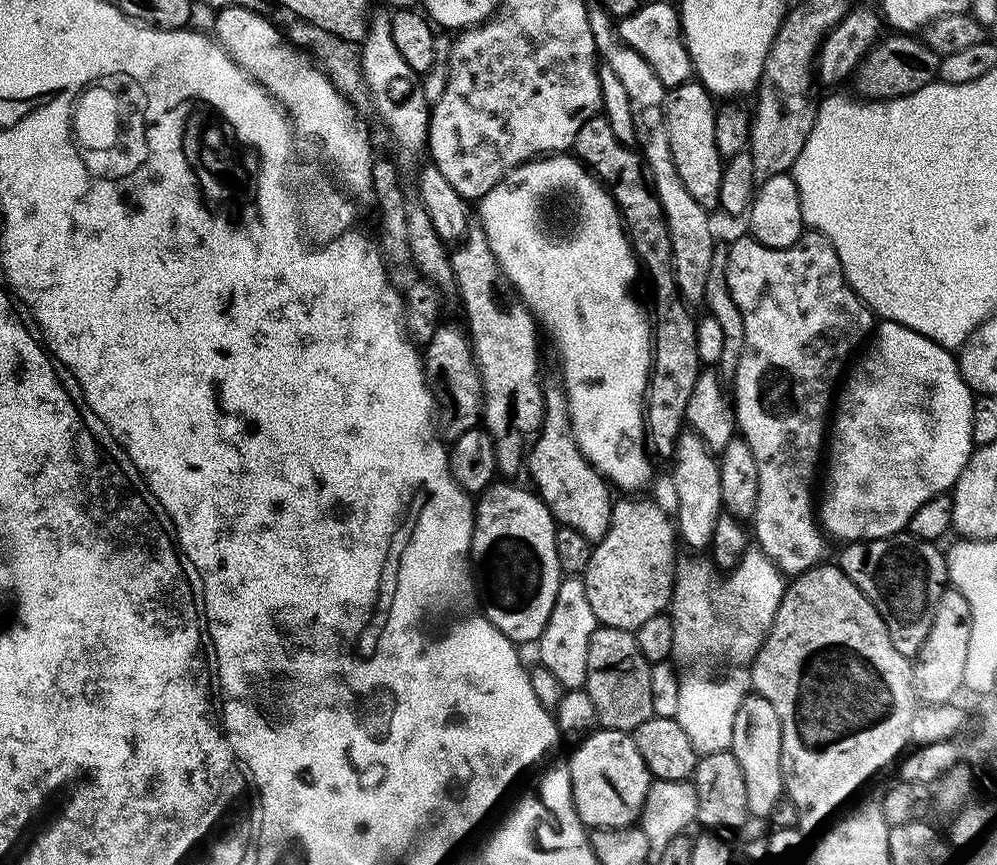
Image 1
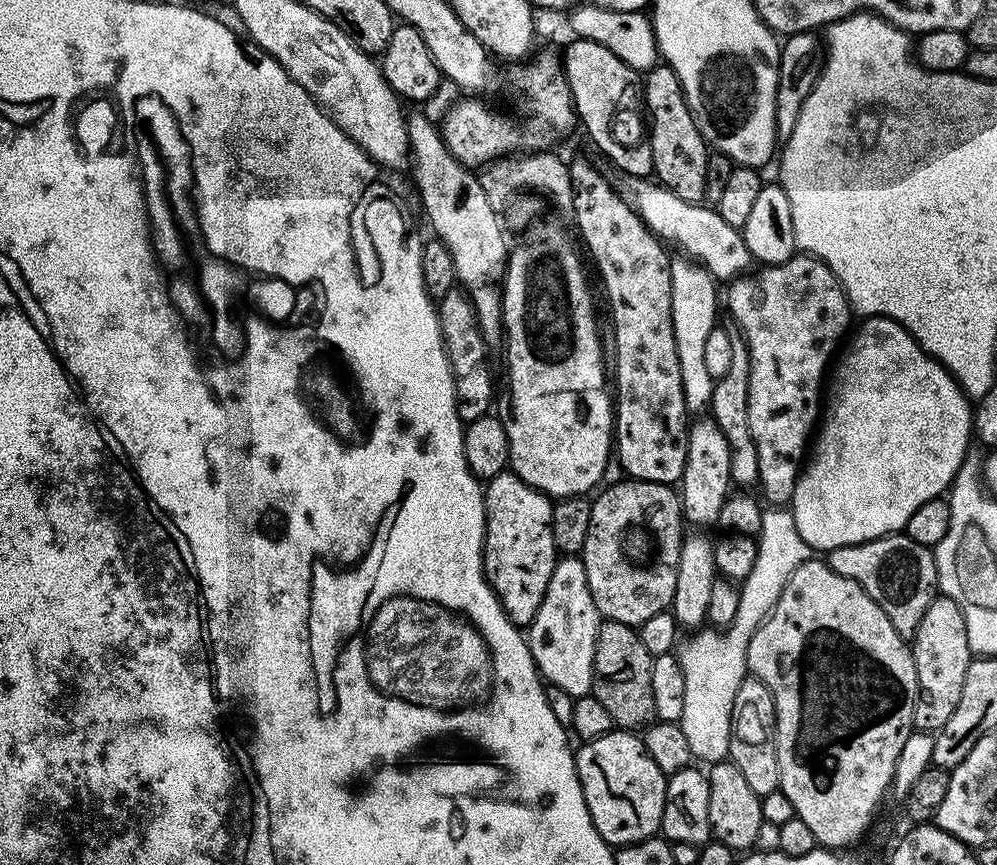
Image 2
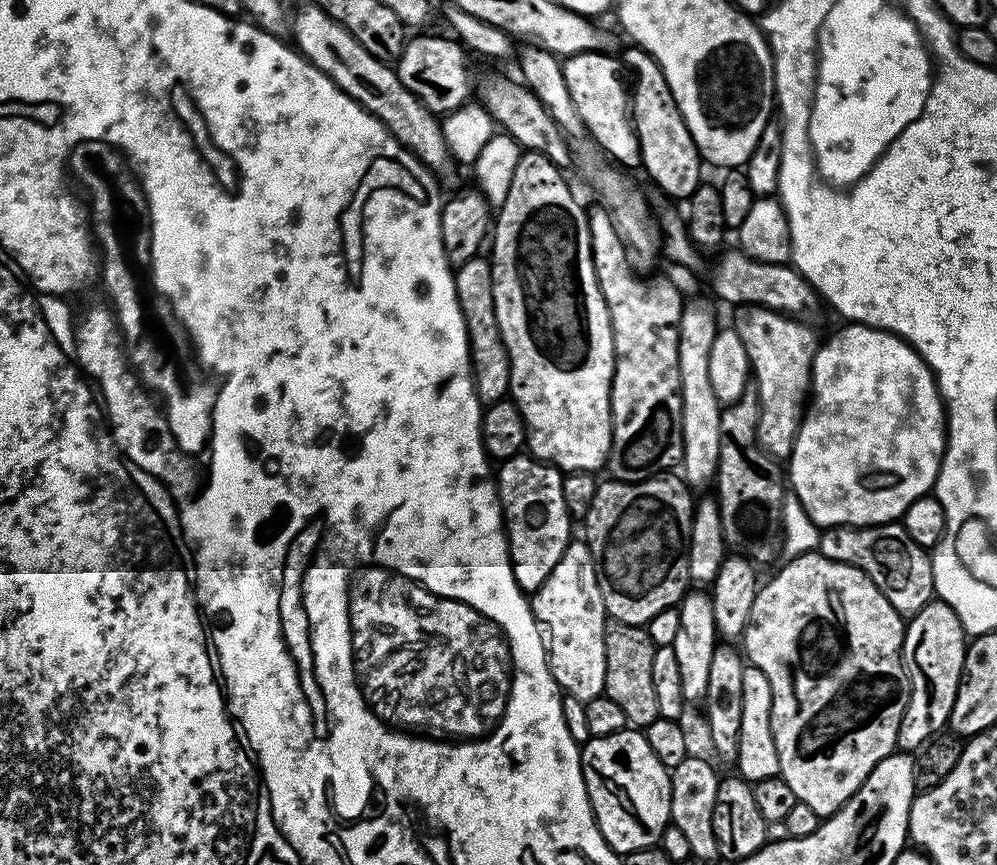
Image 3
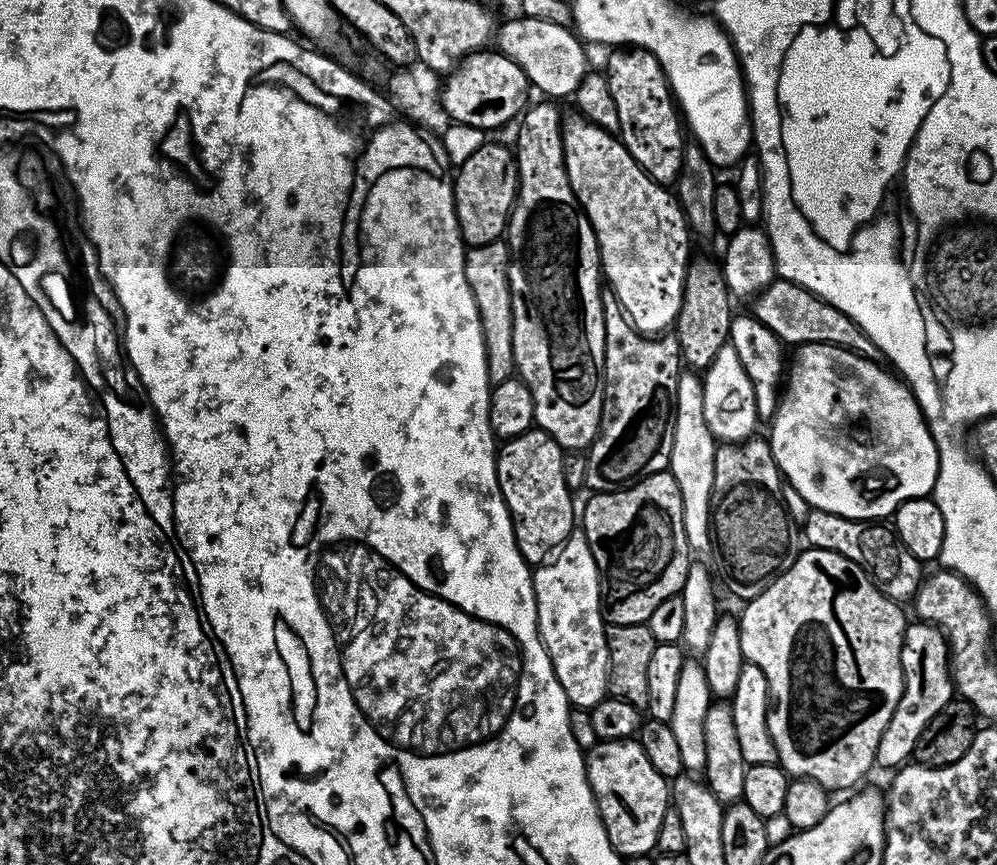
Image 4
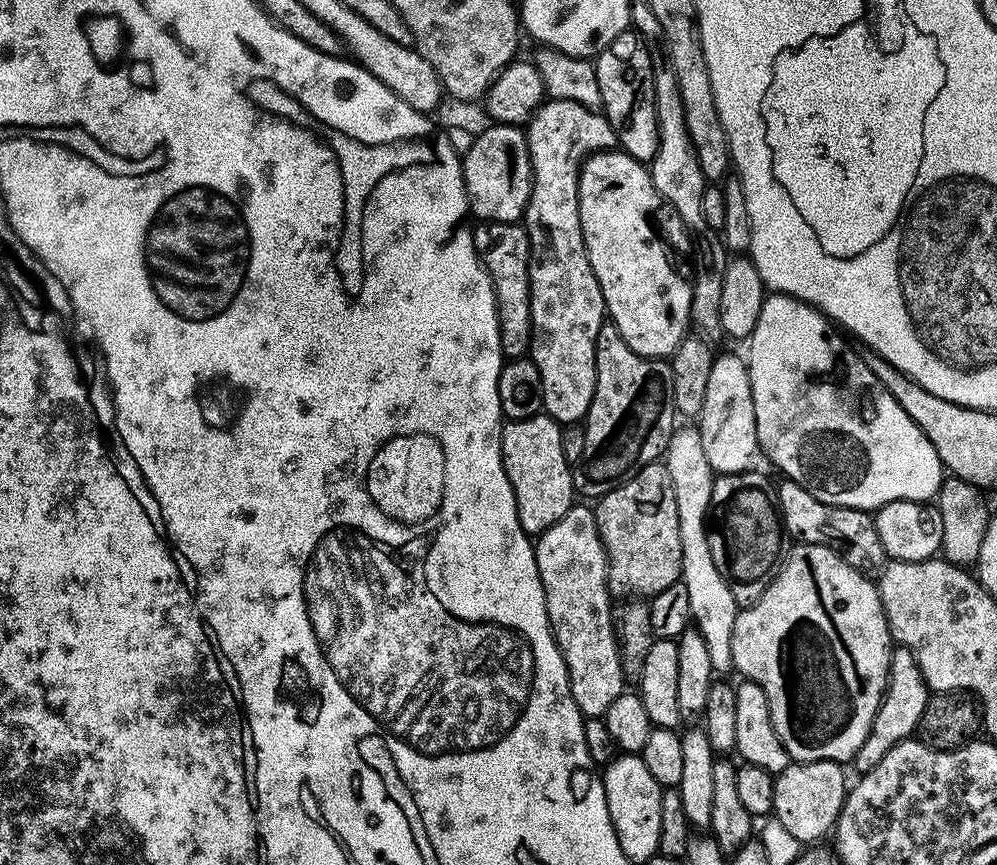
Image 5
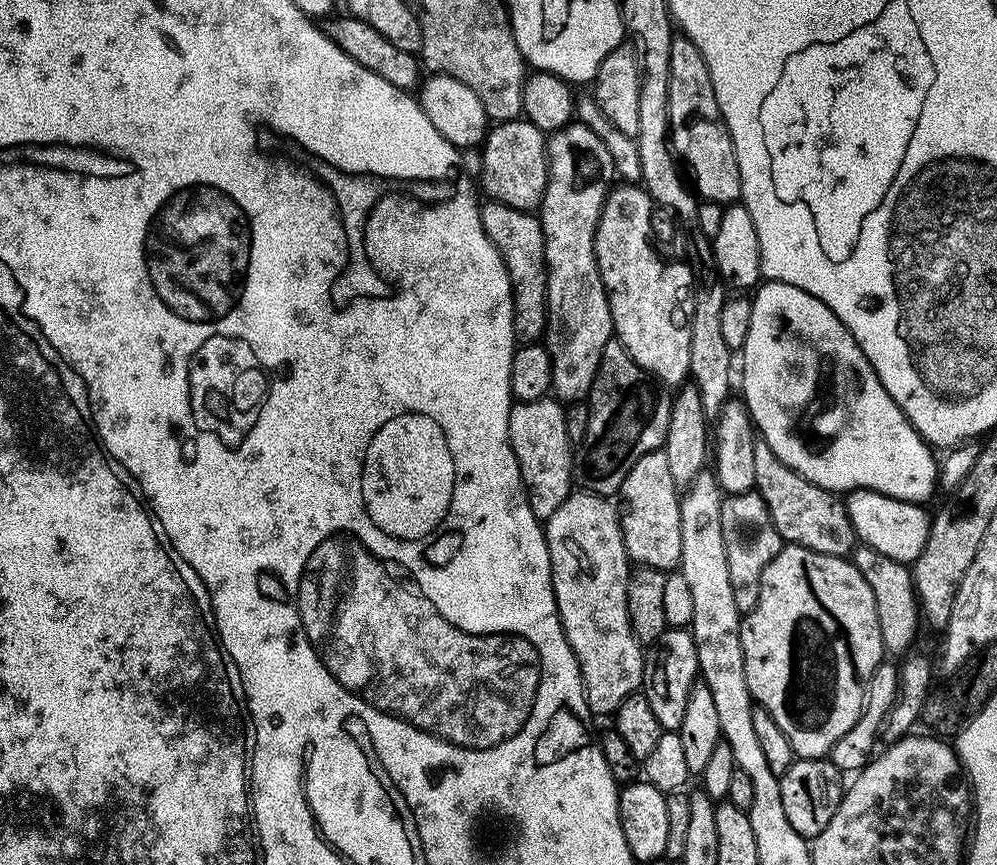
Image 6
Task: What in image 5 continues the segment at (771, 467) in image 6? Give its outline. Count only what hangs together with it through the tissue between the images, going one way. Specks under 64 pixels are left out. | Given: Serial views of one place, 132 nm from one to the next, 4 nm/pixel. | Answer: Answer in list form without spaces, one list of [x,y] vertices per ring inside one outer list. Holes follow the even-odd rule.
[[[785,479],[783,483],[776,488],[776,503],[780,505],[780,518],[784,522],[785,533],[795,543],[833,548],[847,564],[861,570],[868,570],[872,560],[885,555],[873,517],[865,509],[827,504],[814,498],[810,490],[793,480]]]

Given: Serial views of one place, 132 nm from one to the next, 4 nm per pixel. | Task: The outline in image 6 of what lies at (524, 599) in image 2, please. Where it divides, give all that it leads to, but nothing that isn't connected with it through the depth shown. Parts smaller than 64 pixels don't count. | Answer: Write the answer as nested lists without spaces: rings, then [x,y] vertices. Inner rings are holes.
[[[545,398],[534,402],[513,403],[508,419],[508,437],[510,446],[516,455],[516,461],[520,467],[520,479],[523,491],[530,502],[530,510],[534,510],[536,519],[546,522],[566,502],[566,498],[574,491],[574,477],[572,474],[572,462],[574,459],[574,440],[568,437],[568,420],[564,417],[565,405],[555,398]]]

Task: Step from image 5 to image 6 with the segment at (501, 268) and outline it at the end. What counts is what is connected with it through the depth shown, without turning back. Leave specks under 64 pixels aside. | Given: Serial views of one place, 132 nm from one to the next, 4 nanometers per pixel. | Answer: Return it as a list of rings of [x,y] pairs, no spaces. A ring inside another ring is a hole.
[[[485,199],[480,204],[482,230],[486,230],[486,238],[494,242],[498,254],[508,271],[512,287],[512,313],[514,314],[514,334],[520,344],[535,344],[543,341],[544,331],[548,328],[548,267],[546,266],[546,242],[542,234],[539,215],[514,210],[514,206],[506,206],[497,200]]]

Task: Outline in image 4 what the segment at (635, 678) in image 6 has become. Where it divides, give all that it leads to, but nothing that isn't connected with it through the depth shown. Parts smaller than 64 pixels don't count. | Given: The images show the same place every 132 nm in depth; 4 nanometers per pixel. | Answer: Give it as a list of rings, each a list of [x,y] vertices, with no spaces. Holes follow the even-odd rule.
[[[573,531],[572,535],[560,545],[551,560],[552,564],[545,563],[540,566],[545,566],[545,568],[537,567],[532,573],[532,589],[536,595],[536,623],[540,629],[540,641],[548,651],[552,669],[566,694],[569,705],[573,709],[590,710],[609,695],[608,643],[604,633],[606,616],[602,611],[601,597],[597,595],[602,588],[602,577],[583,531]]]

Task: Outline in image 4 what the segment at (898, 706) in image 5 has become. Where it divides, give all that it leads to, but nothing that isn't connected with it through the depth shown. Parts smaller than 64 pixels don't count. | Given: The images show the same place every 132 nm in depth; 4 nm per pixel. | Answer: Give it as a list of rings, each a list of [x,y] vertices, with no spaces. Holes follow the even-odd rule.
[[[931,622],[909,623],[904,630],[902,646],[902,670],[904,671],[904,693],[900,707],[892,715],[888,729],[876,748],[874,757],[877,765],[896,770],[913,755],[920,735],[929,727],[926,718],[933,721],[944,711],[944,707],[954,699],[954,685],[950,667],[950,649],[944,633]]]

